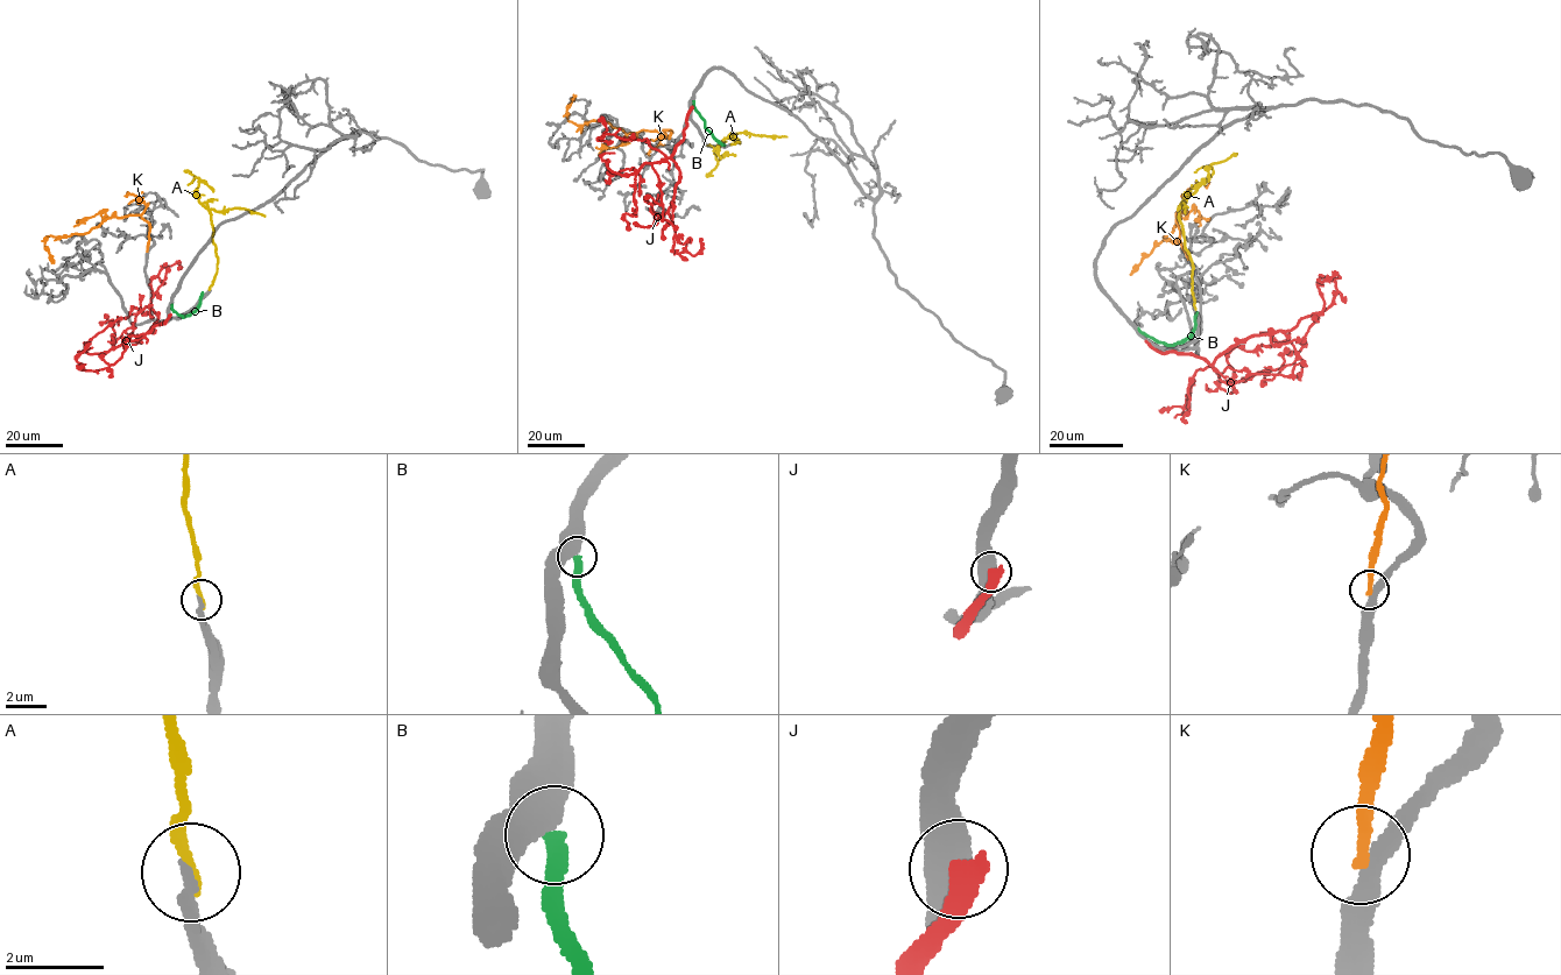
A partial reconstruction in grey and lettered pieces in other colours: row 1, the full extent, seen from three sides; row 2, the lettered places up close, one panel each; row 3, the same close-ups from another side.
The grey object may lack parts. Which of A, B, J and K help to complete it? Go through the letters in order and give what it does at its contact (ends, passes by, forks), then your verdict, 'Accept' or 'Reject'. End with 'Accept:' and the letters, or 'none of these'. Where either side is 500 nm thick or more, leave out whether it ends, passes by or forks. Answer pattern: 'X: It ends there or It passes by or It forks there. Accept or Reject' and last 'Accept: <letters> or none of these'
A: It ends there. Reject
B: It ends there. Reject
J: Reject
K: It ends there. Reject
Accept: none of these

